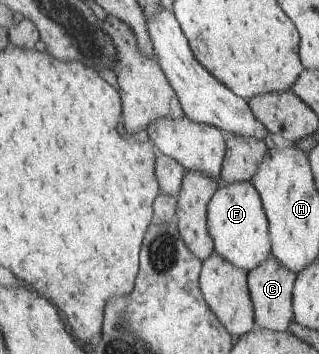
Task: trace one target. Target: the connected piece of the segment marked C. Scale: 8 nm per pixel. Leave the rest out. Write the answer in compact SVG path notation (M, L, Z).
M273 253L249 272L248 284L254 301L257 326L273 331L288 331L289 323L294 318L294 287L297 279L298 274L285 267Z

